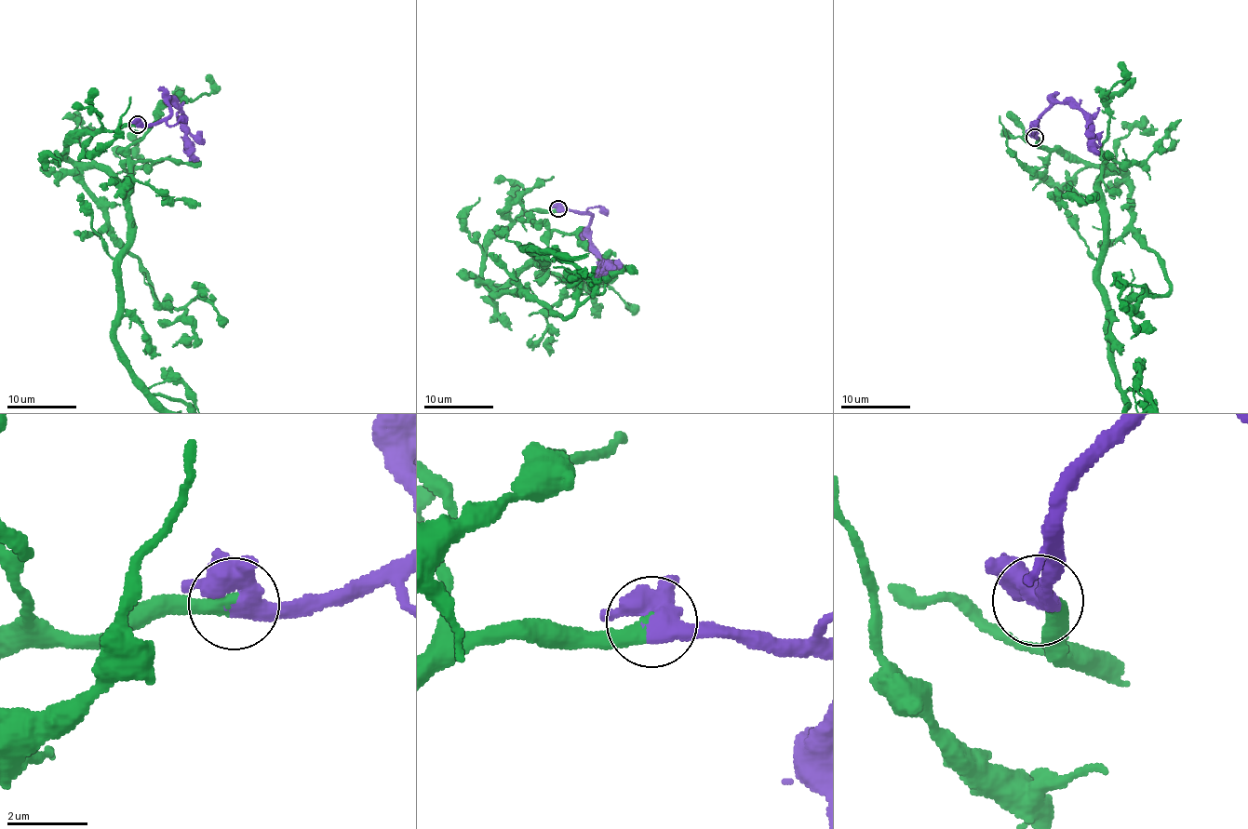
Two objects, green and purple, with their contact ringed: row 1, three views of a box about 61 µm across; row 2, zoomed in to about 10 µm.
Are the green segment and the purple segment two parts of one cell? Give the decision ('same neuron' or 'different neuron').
same neuron

